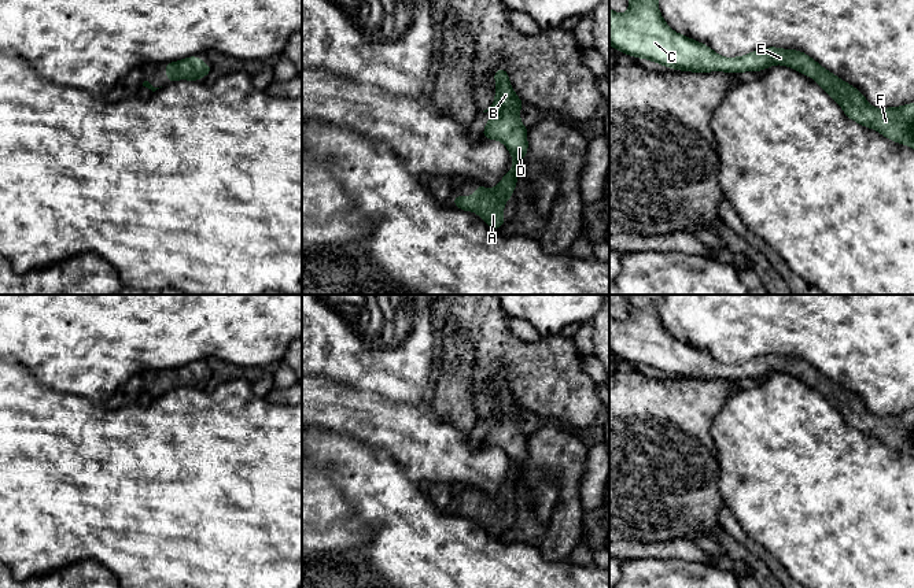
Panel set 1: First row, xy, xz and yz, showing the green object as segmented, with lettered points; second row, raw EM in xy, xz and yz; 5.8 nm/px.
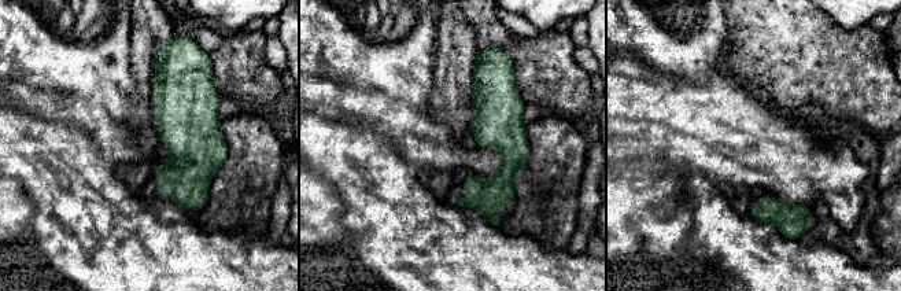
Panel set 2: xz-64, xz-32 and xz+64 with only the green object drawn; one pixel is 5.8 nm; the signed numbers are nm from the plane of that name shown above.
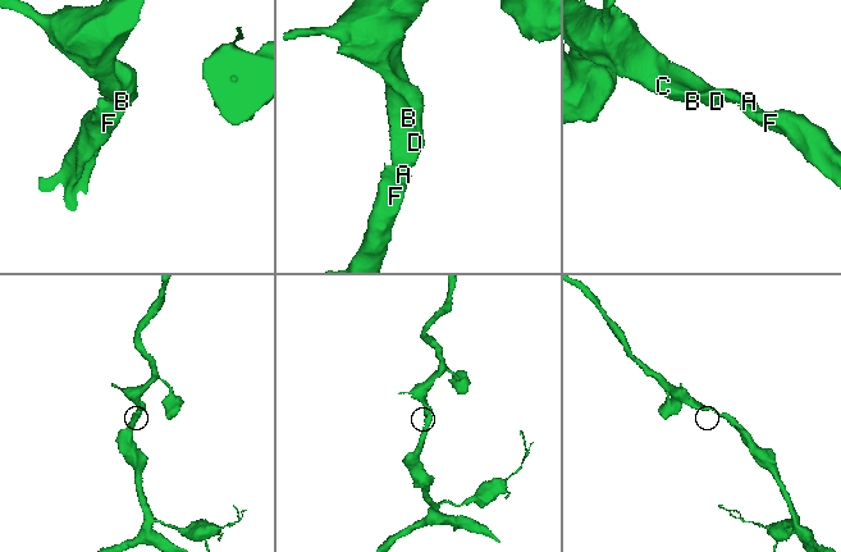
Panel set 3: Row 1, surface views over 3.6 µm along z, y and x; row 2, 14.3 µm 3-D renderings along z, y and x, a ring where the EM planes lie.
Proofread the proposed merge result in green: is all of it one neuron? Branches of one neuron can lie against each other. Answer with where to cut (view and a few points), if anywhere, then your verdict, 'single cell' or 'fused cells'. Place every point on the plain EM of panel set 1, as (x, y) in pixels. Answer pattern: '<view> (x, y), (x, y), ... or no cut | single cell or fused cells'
no cut | single cell

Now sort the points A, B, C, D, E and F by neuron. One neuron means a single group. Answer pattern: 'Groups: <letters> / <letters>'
Groups: A B C D E F

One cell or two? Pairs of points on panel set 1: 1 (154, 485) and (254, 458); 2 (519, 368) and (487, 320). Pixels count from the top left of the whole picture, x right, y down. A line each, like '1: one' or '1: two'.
1: one
2: one

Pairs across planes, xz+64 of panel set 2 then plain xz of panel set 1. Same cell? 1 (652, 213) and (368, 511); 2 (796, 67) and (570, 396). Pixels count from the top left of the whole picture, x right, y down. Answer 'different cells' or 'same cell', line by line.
1: different cells
2: same cell

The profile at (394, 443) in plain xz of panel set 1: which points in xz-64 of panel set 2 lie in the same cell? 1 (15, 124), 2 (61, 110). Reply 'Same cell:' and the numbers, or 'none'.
Same cell: 2

